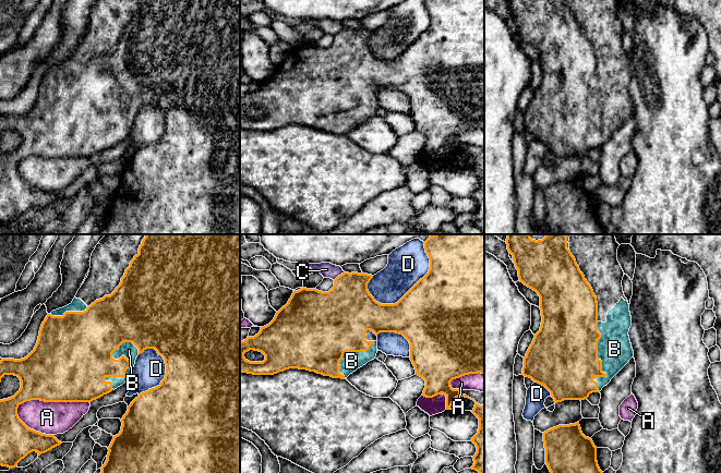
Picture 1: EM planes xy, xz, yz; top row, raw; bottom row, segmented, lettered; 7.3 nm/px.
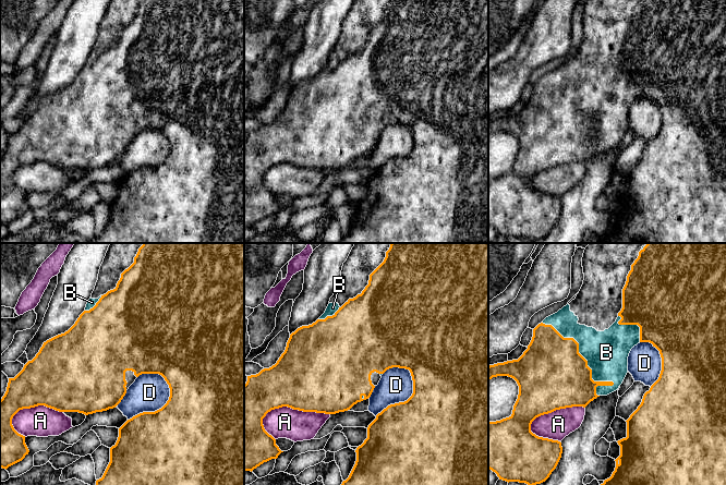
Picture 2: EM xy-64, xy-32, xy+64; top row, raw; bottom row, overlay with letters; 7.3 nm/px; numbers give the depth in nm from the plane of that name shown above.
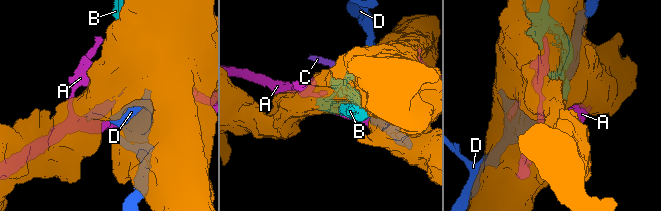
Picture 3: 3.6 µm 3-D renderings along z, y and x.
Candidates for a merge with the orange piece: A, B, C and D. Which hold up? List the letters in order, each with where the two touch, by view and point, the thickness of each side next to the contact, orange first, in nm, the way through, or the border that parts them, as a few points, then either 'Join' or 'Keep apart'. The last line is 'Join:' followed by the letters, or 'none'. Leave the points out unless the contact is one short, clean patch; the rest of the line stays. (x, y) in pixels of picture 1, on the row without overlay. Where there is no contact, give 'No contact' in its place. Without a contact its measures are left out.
A: Touches orange at xy (49, 157). Thickness 480 nm (orange) against 240 nm. Keep apart
B: Touches orange at xy (129, 122). Thickness 260 nm (orange) against 110 nm. Join
C: Touches orange at xz (338, 32). Thickness 380 nm (orange) against 110 nm. Boundary: xz (344, 27), (334, 36). Keep apart
D: Touches orange at xz (417, 38). Thickness 500 nm (orange) against 280 nm. Keep apart
Join: B

